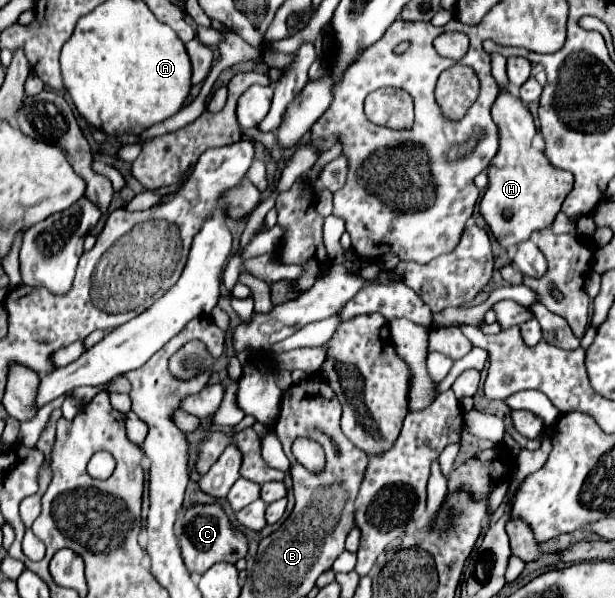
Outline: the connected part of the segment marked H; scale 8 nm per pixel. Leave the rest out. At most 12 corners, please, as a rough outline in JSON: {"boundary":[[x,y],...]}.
{"boundary":[[499,89],[499,151],[479,211],[501,247],[553,223],[573,187]]}

